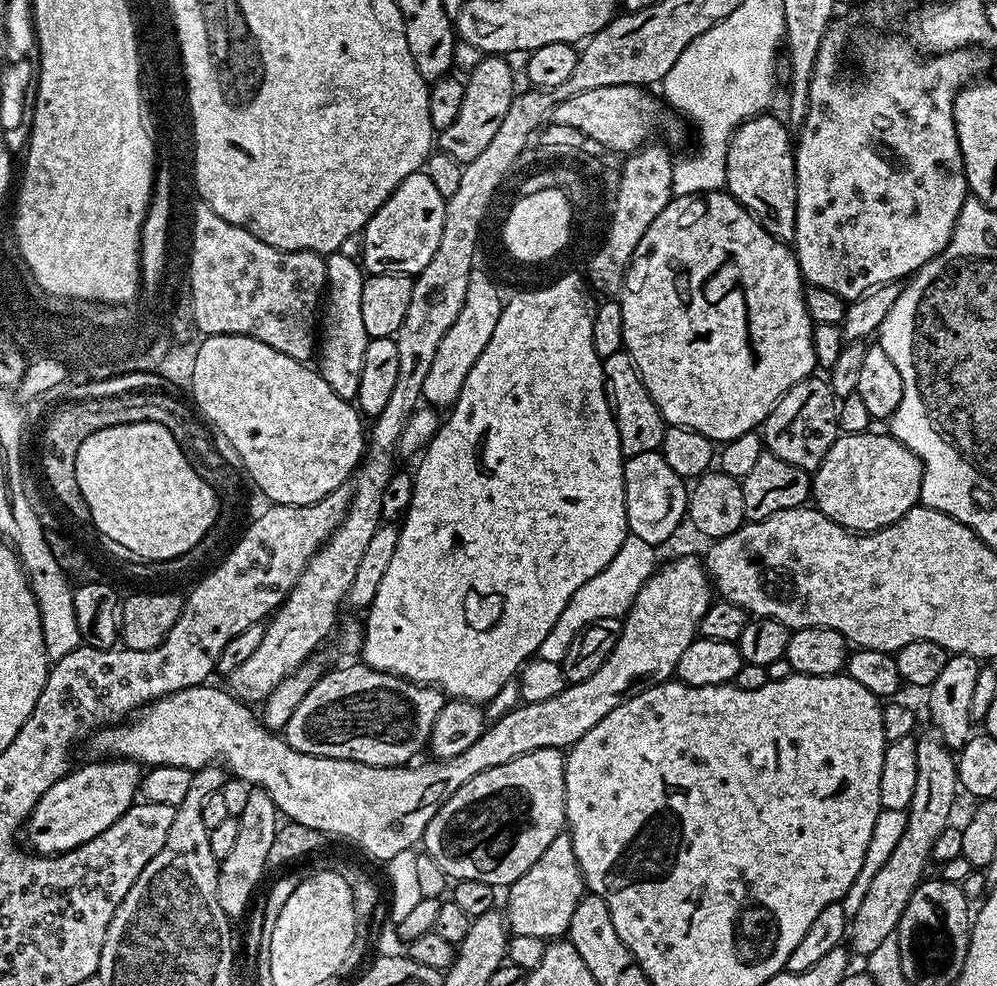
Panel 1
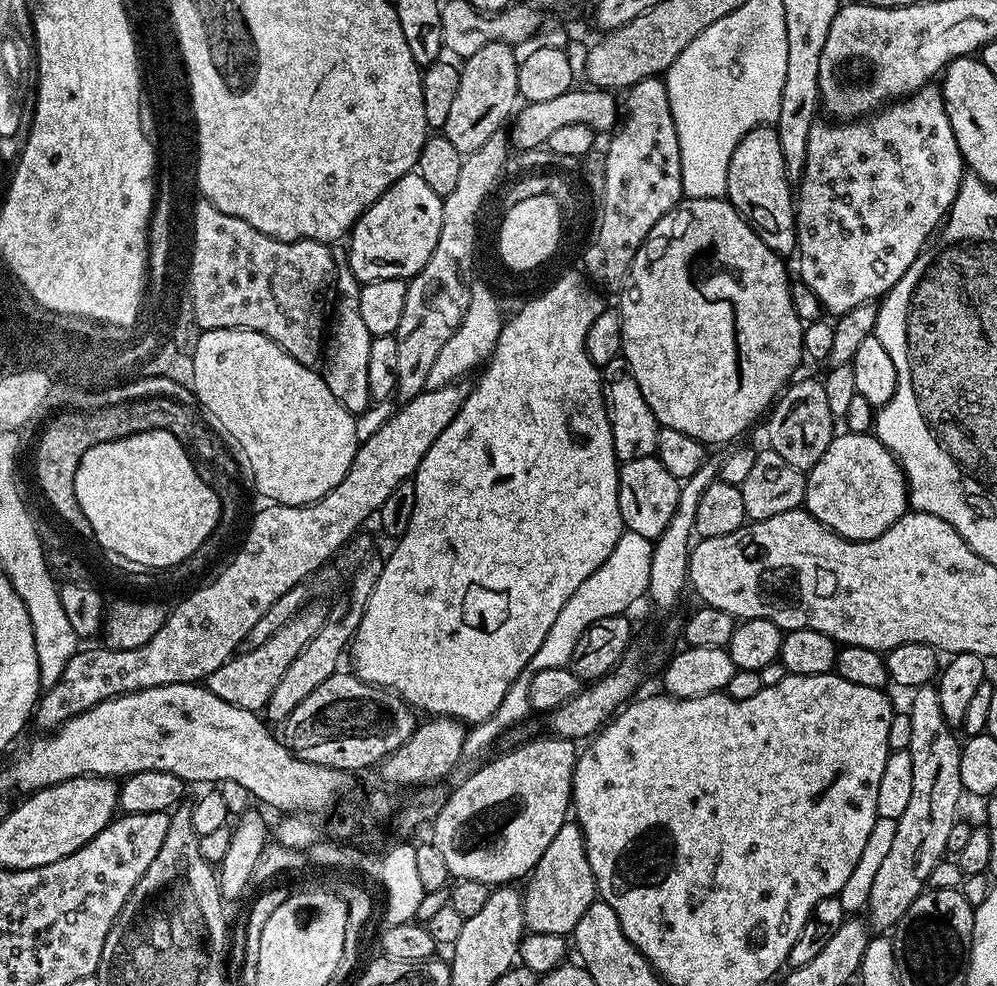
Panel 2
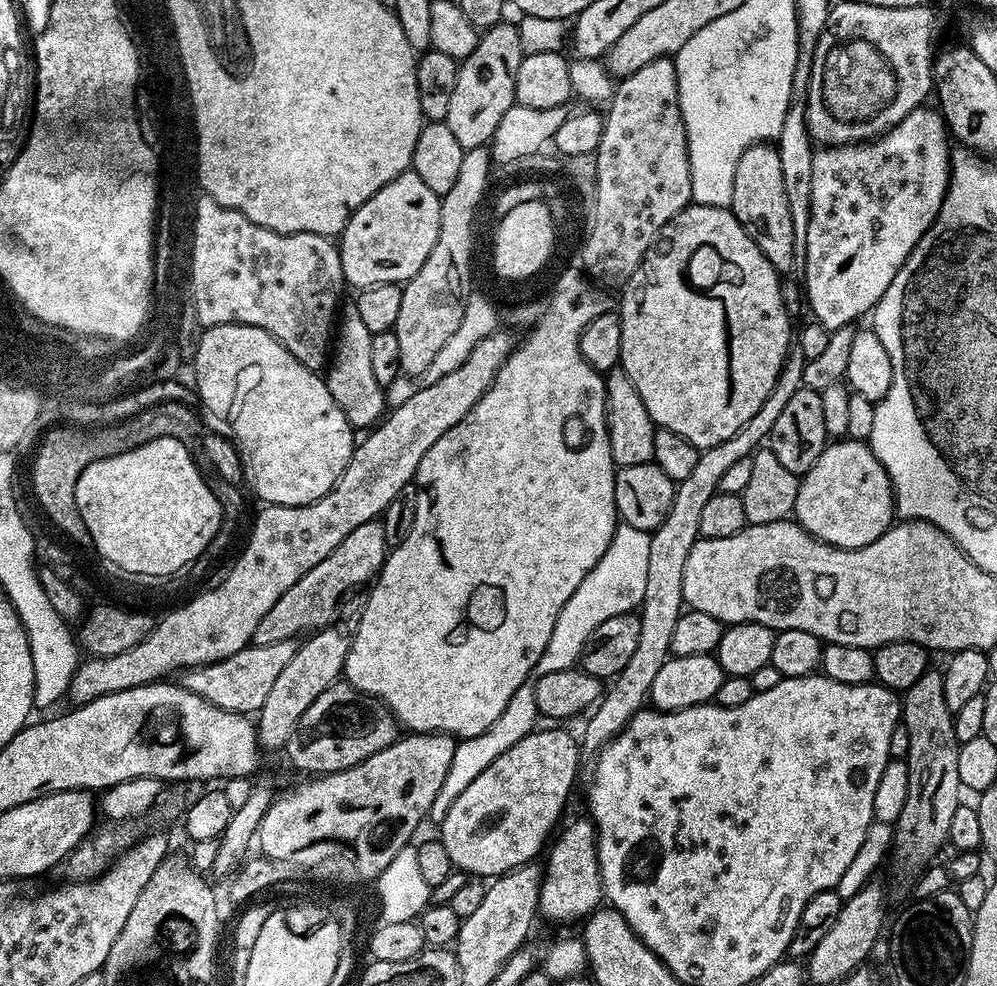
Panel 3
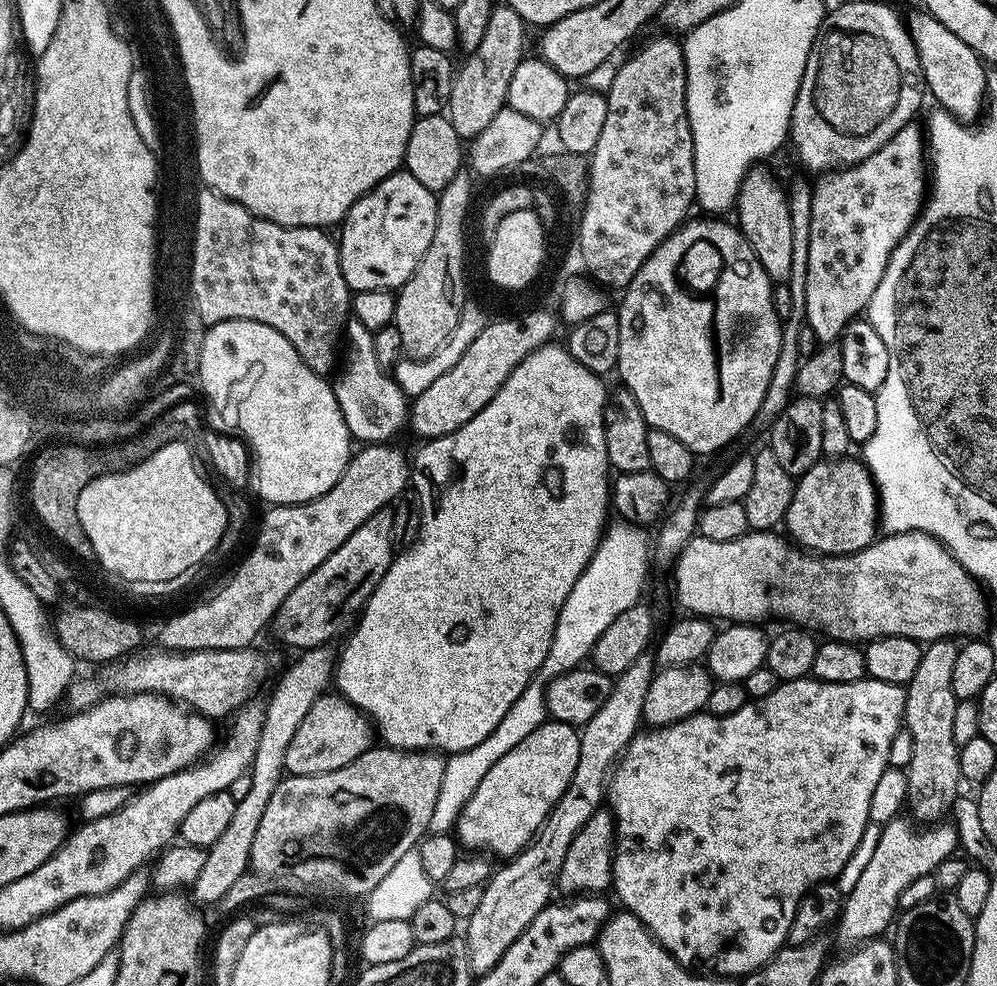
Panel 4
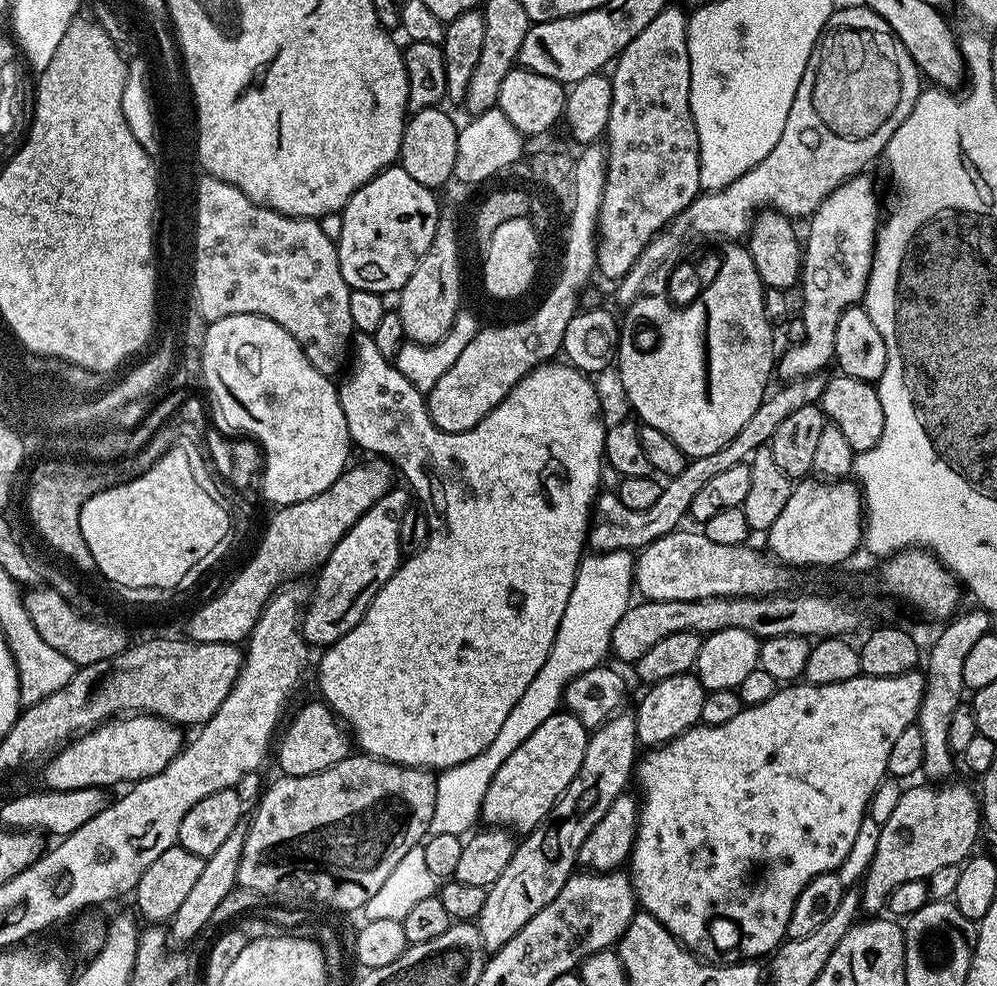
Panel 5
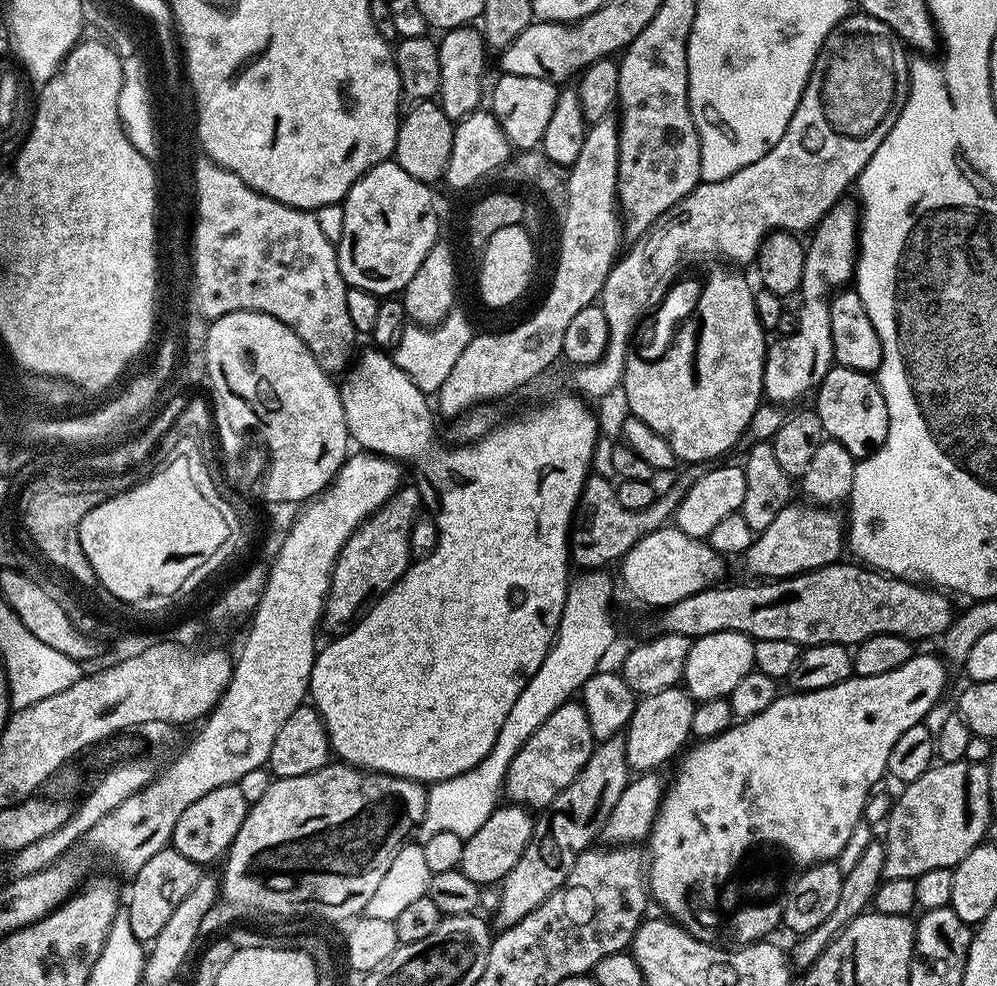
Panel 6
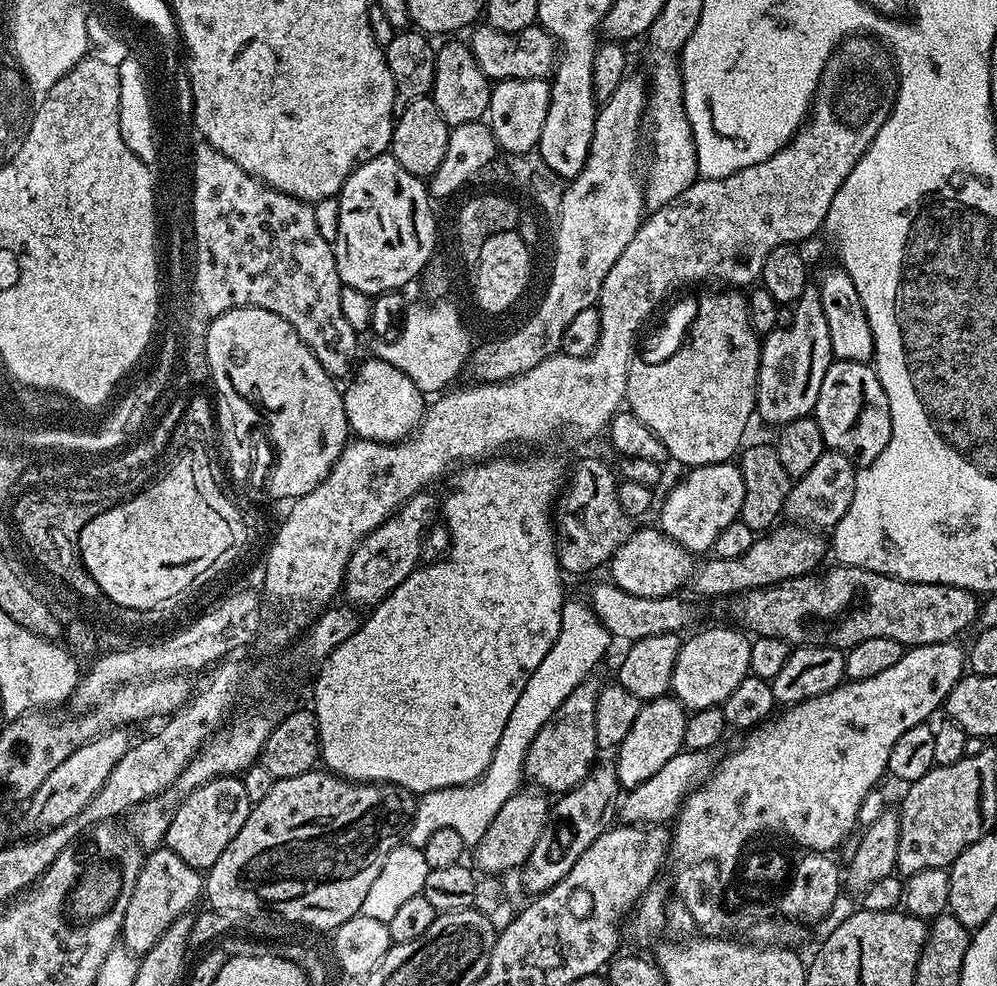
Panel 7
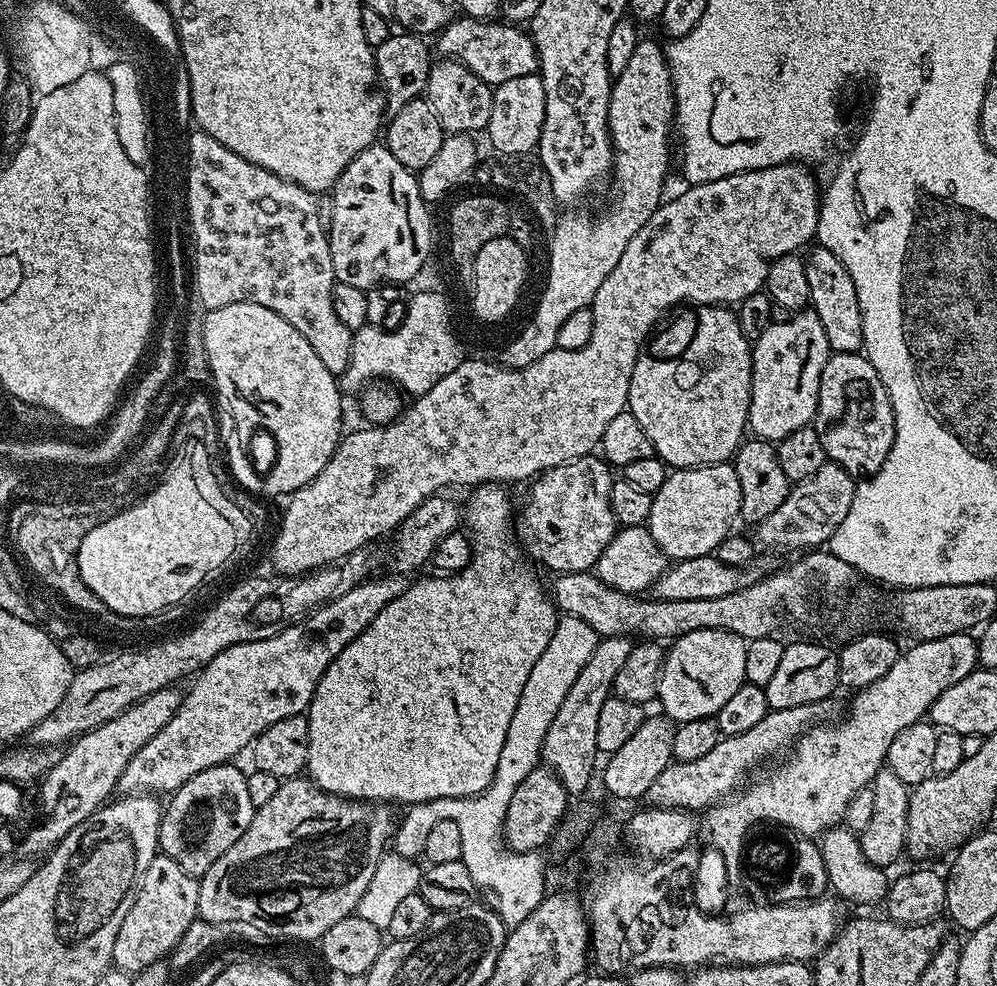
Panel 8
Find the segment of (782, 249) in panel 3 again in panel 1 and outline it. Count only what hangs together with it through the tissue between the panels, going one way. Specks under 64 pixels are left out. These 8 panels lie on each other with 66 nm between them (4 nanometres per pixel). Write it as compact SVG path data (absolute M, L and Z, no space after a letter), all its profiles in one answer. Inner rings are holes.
M773 114L743 120L732 134L726 154L727 192L760 221L774 238L785 242L796 238L796 153L789 125Z

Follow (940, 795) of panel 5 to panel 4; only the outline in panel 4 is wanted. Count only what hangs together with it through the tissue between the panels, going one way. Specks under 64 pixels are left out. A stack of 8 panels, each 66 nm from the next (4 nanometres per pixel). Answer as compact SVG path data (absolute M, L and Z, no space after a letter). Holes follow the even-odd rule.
M901 814L883 825L874 855L862 869L854 890L845 895L844 904L840 907L840 919L834 925L834 933L845 944L845 949L851 950L865 944L867 940L881 939L885 935L884 931L893 927L902 890L906 890L914 878L931 876L939 864L953 859L957 855L959 843L960 836L952 822L917 826L907 815Z

